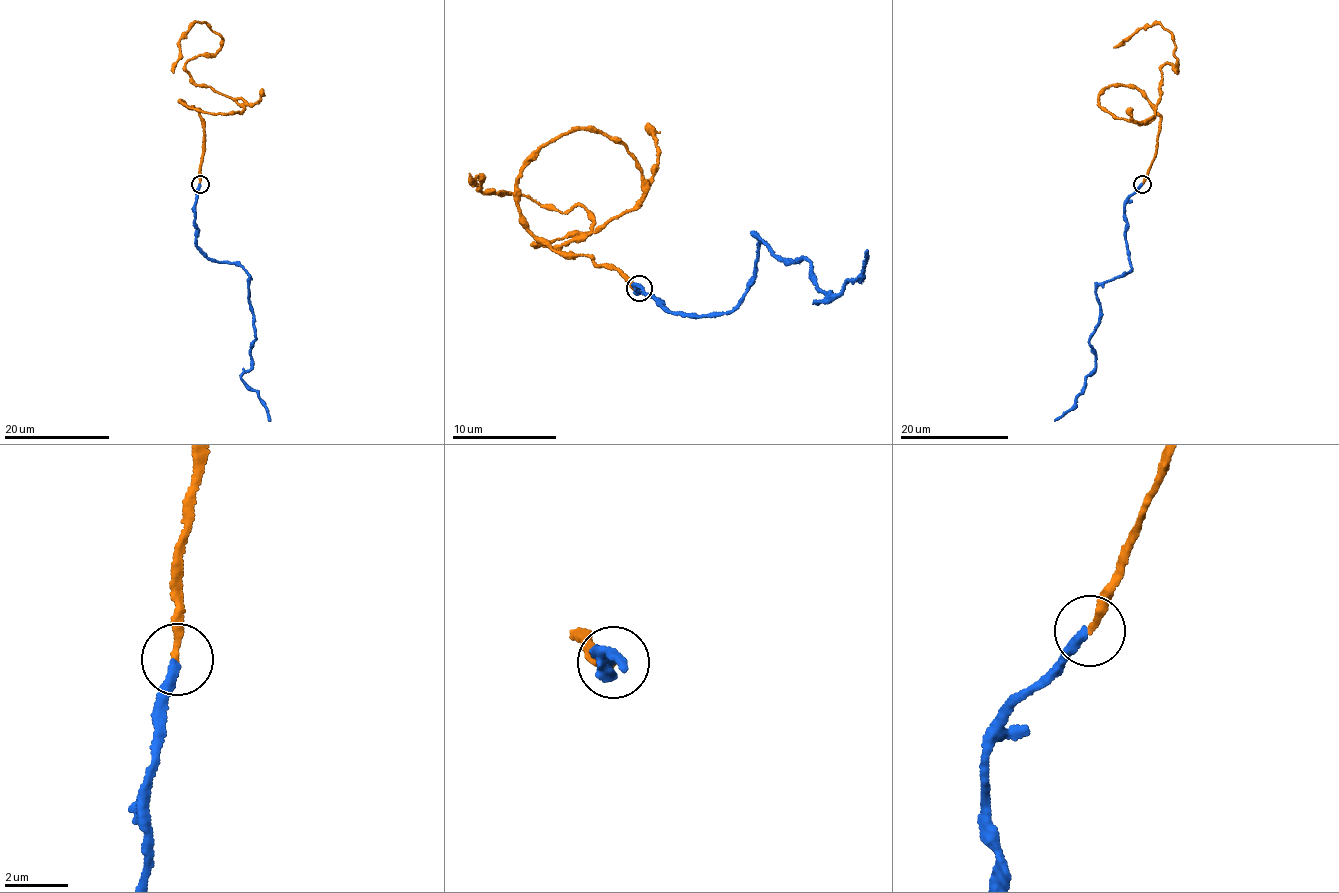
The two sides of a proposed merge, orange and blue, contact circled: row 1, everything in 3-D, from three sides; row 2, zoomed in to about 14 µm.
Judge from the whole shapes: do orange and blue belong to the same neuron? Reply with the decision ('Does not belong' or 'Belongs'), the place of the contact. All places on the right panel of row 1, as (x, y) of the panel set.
Does not belong. Place: (1142, 184)

